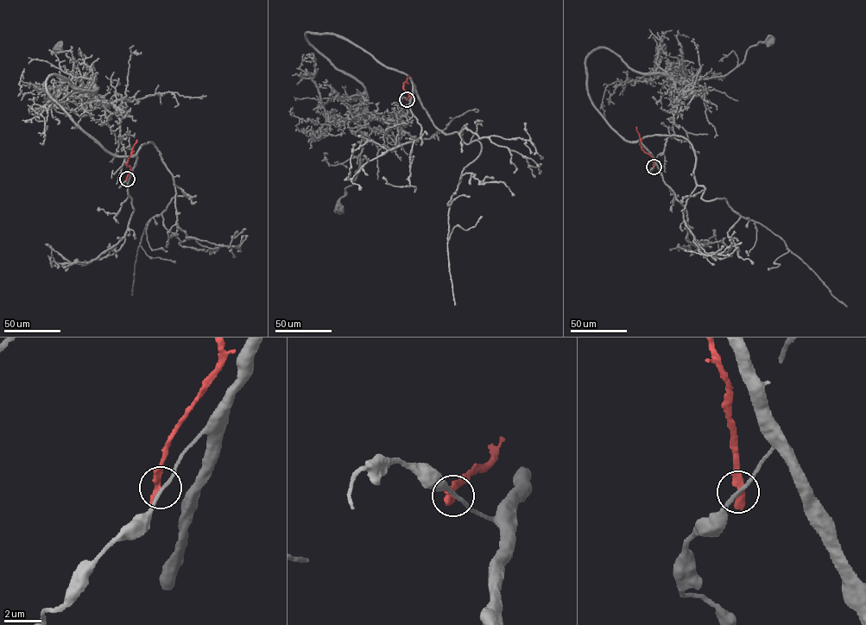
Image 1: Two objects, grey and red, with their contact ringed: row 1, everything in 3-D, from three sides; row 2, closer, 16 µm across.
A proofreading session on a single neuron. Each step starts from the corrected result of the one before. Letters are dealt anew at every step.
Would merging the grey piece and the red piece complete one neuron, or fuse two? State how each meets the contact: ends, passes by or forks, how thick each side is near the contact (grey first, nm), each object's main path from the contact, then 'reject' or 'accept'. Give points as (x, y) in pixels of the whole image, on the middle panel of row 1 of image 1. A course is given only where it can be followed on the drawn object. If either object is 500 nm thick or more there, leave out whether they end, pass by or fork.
grey passes by | red ends | 180/440 nm | grey via (407, 99), (413, 87), (406, 74), (338, 35), (306, 34), (366, 95), (357, 119), (360, 166), (338, 209) | red via (407, 99), (408, 94), (403, 86), (409, 75) | reject

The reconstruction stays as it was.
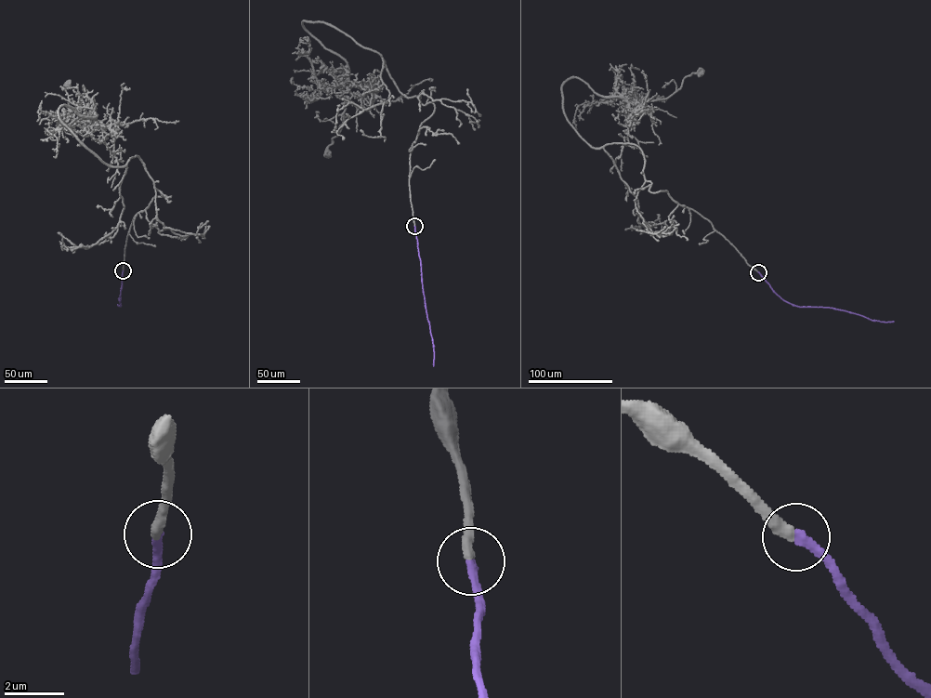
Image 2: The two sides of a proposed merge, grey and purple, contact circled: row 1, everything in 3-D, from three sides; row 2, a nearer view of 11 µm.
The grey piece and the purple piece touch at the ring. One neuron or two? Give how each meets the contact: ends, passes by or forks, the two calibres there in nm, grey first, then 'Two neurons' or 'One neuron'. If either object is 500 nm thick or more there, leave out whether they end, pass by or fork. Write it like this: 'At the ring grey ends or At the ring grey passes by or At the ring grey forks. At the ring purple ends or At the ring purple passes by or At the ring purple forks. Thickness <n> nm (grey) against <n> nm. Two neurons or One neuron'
At the ring grey ends. At the ring purple ends. Thickness 400 nm (grey) against 320 nm. One neuron

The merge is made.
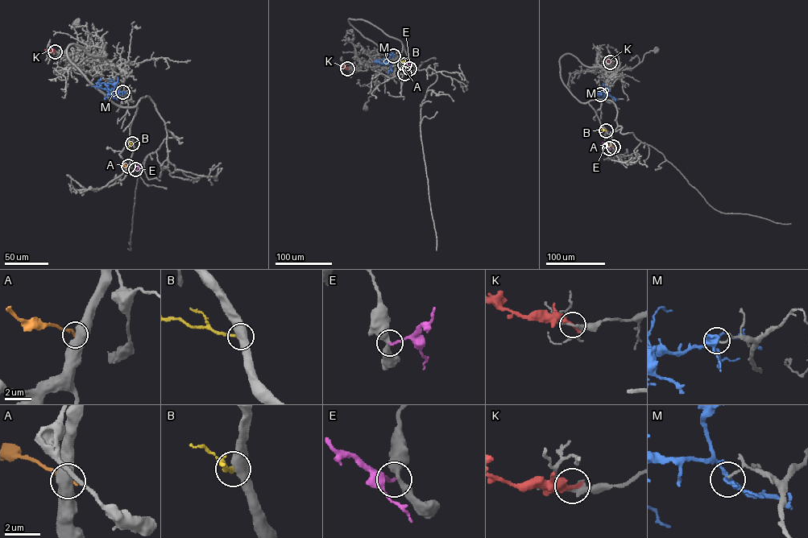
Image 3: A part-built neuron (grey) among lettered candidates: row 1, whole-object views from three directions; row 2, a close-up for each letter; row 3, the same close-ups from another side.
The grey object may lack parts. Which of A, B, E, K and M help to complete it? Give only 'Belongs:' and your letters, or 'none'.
Belongs: none

